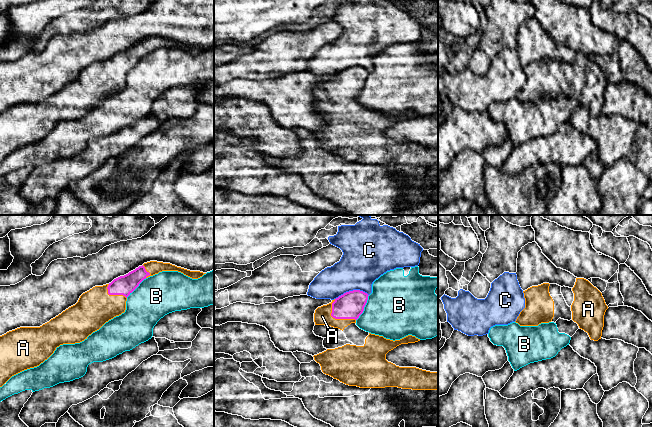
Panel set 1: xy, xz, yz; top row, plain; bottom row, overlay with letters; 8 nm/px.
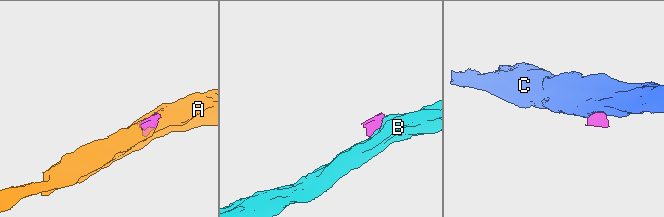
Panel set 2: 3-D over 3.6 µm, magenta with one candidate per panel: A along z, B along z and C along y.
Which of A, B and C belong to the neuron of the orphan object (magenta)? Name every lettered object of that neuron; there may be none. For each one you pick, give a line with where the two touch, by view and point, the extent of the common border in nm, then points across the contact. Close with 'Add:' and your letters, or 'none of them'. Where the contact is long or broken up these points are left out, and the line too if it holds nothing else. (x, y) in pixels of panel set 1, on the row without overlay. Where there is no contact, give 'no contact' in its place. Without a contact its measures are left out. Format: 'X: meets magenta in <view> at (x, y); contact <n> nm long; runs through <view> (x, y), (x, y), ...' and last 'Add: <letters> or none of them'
A: meets magenta in xz at (335, 94); contact 240 nm long
Add: A

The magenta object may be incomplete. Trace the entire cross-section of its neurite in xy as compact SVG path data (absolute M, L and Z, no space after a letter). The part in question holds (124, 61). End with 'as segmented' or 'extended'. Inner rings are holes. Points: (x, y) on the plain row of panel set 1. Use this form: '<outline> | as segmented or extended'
M150 37L128 50L114 55L109 60L93 63L83 69L75 81L40 103L20 103L7 108L0 112L0 163L12 152L39 142L60 121L80 119L99 106L106 98L124 89L127 73L144 55L162 47L178 47L192 55L198 55L206 50L200 47L190 47L170 39Z | extended

